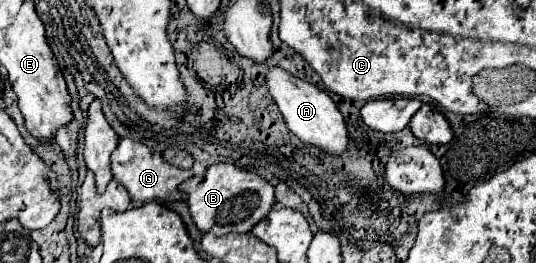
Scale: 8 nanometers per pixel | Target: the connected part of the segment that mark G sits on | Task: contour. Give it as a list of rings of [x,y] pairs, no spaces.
[[[128,137],[120,139],[118,147],[112,153],[112,173],[114,177],[126,185],[130,197],[134,201],[158,201],[158,203],[168,203],[168,201],[182,201],[184,193],[180,193],[180,183],[192,177],[192,171],[178,169],[162,159],[160,153],[152,151],[144,143],[132,141]]]

